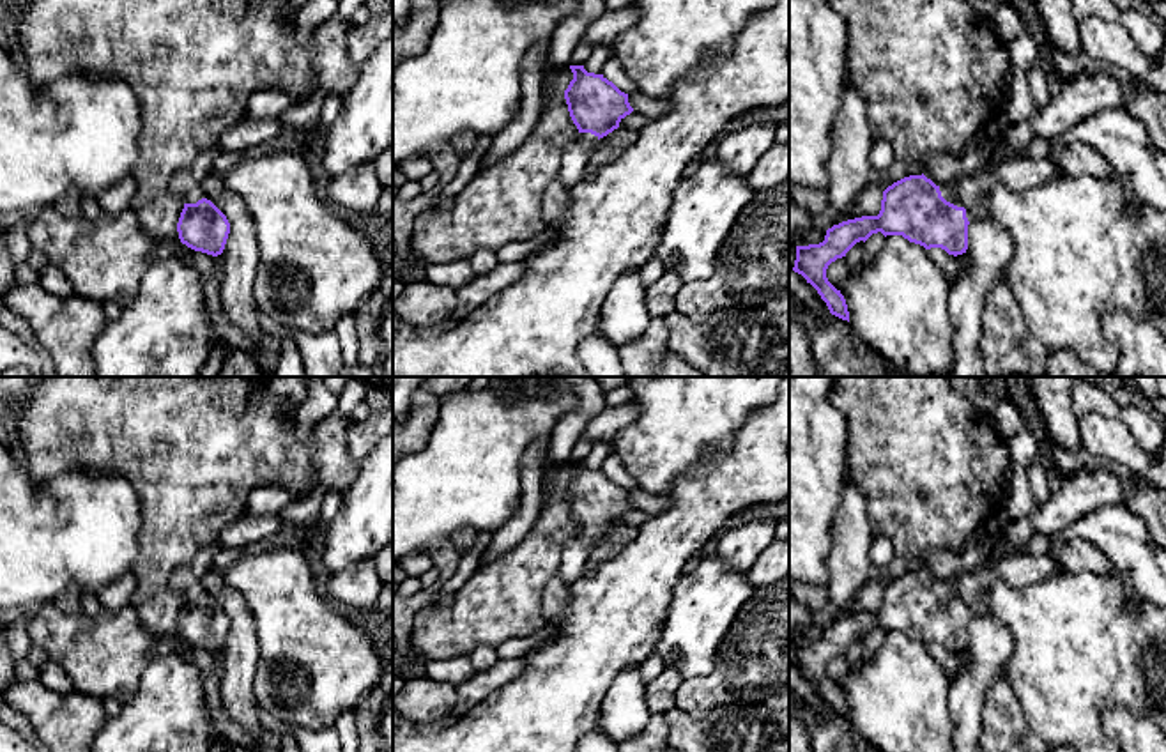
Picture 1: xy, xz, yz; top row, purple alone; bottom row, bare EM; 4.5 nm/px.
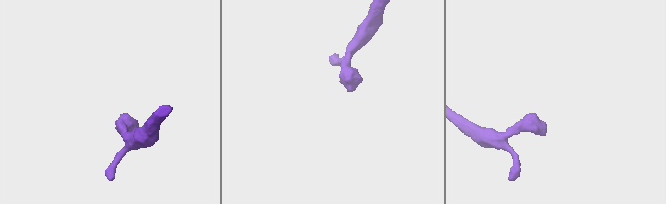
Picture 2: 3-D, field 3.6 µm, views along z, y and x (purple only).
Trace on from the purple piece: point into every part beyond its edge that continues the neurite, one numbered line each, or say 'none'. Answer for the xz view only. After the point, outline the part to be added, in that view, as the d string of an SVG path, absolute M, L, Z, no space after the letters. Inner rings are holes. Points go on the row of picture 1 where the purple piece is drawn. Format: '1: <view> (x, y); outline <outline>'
1: xz (579, 151); outline M579 133L564 149L557 179L570 191L584 180L584 170L598 145L598 136Z

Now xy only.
1: xy (183, 186); outline M180 170L170 180L170 193L184 203L196 203L203 198L198 182L195 180L191 170Z

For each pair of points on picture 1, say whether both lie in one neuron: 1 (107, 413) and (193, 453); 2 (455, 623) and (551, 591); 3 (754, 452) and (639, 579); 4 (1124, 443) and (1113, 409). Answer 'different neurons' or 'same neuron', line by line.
1: same neuron
2: different neurons
3: same neuron
4: different neurons

